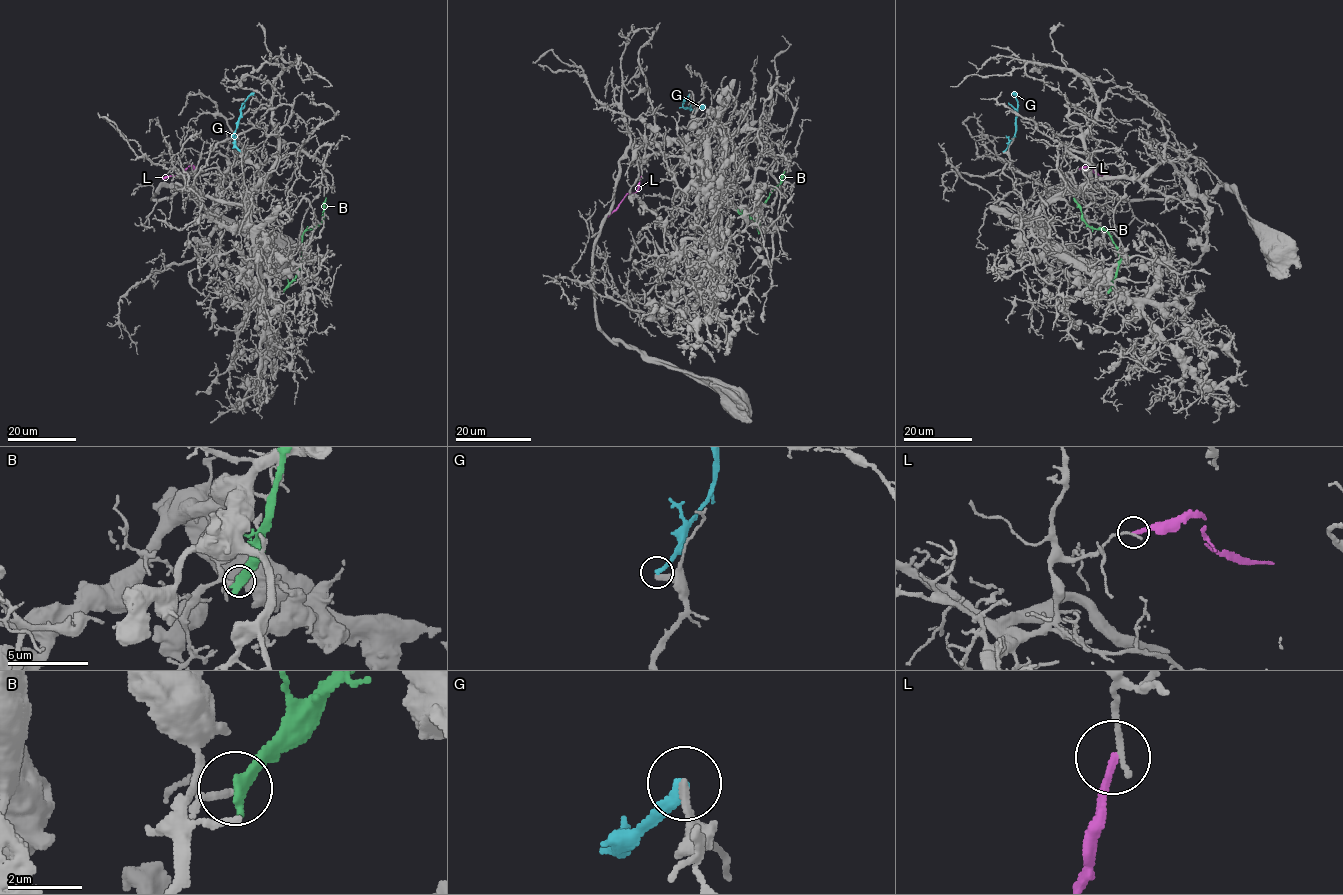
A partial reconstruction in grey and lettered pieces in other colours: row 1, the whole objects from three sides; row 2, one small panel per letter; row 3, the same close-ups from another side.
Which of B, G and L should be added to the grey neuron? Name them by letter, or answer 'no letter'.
no letter

